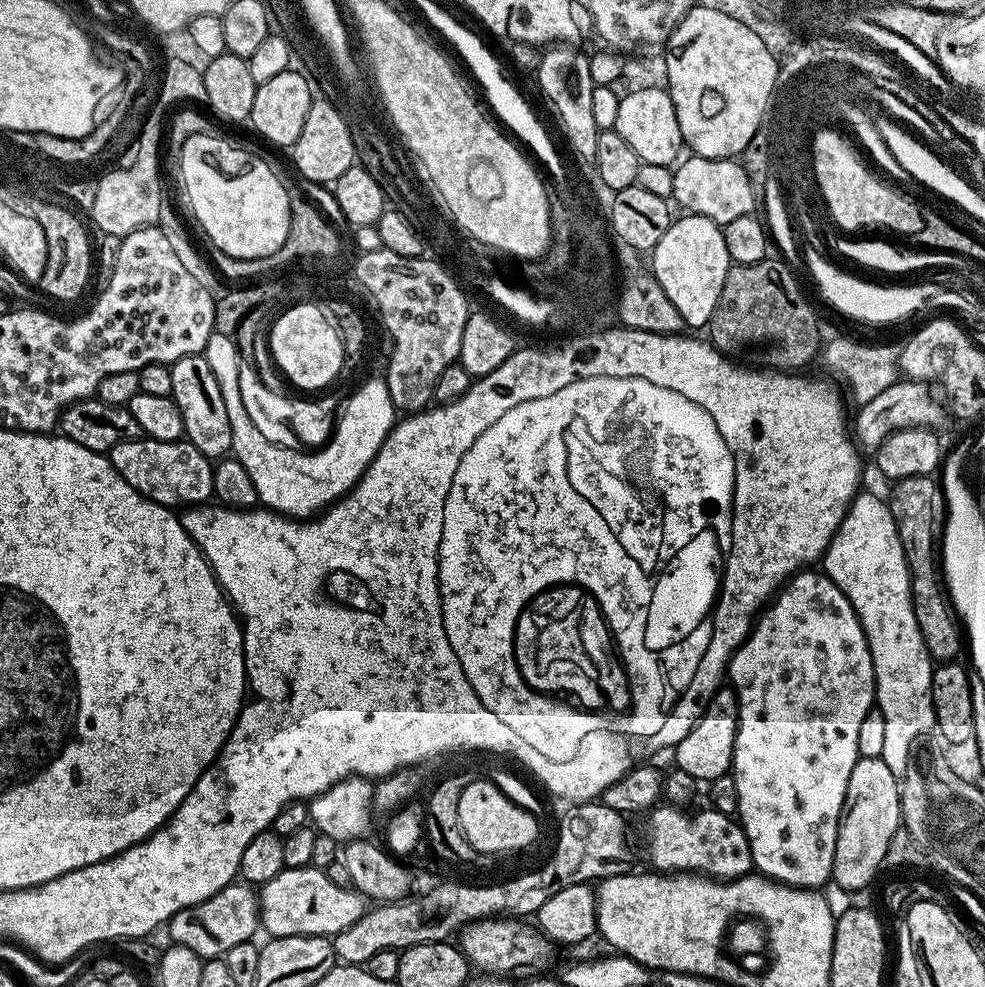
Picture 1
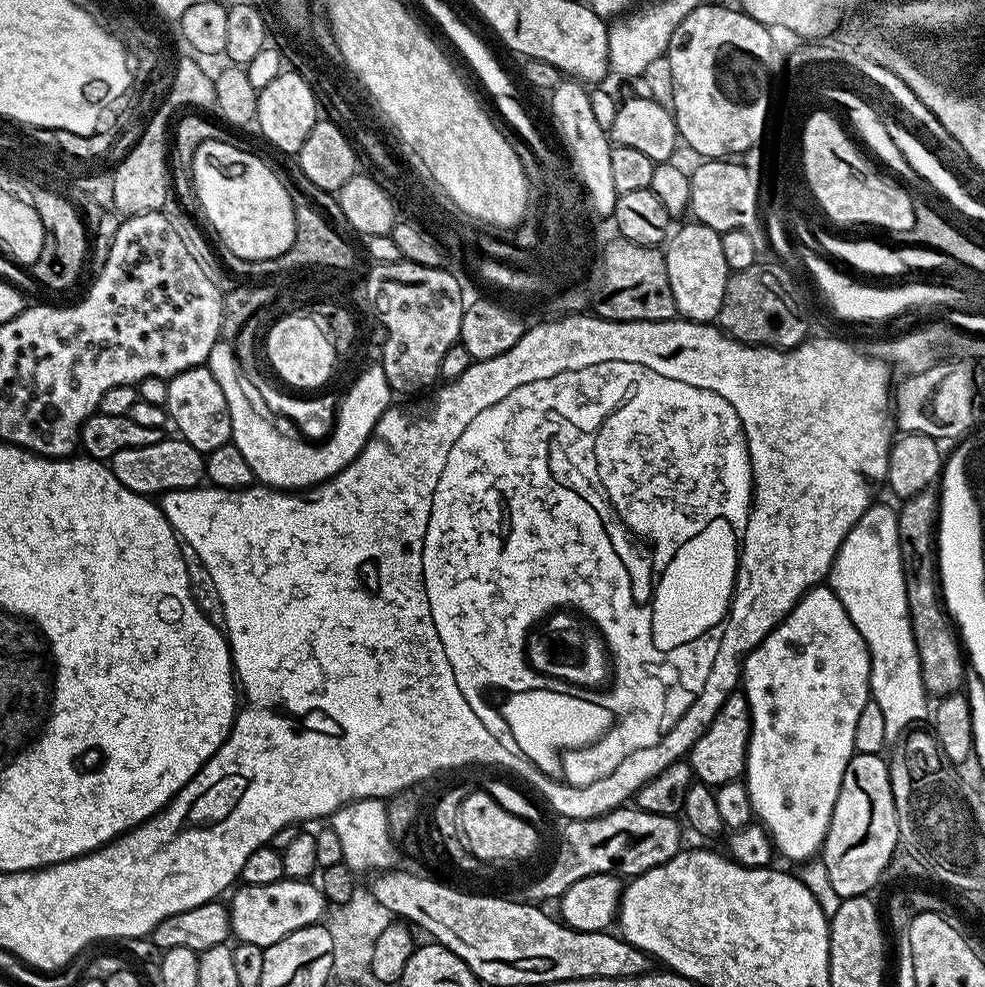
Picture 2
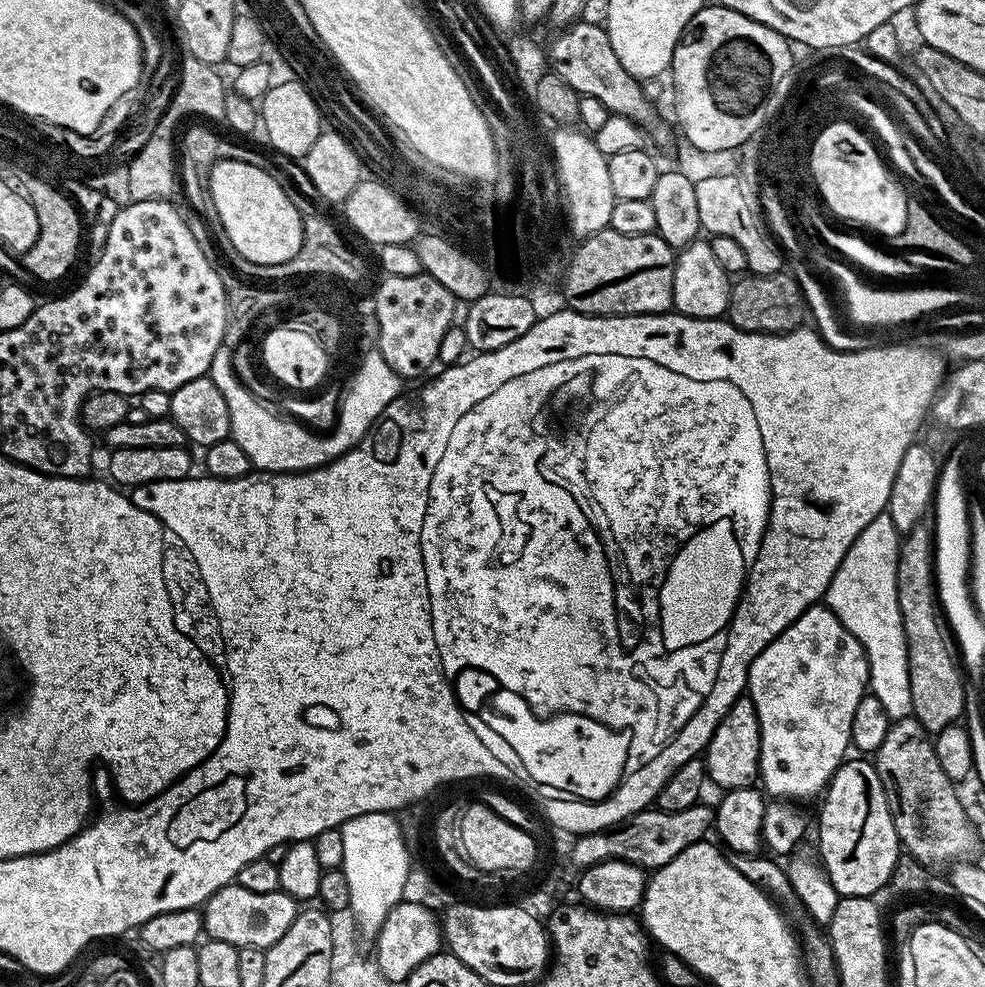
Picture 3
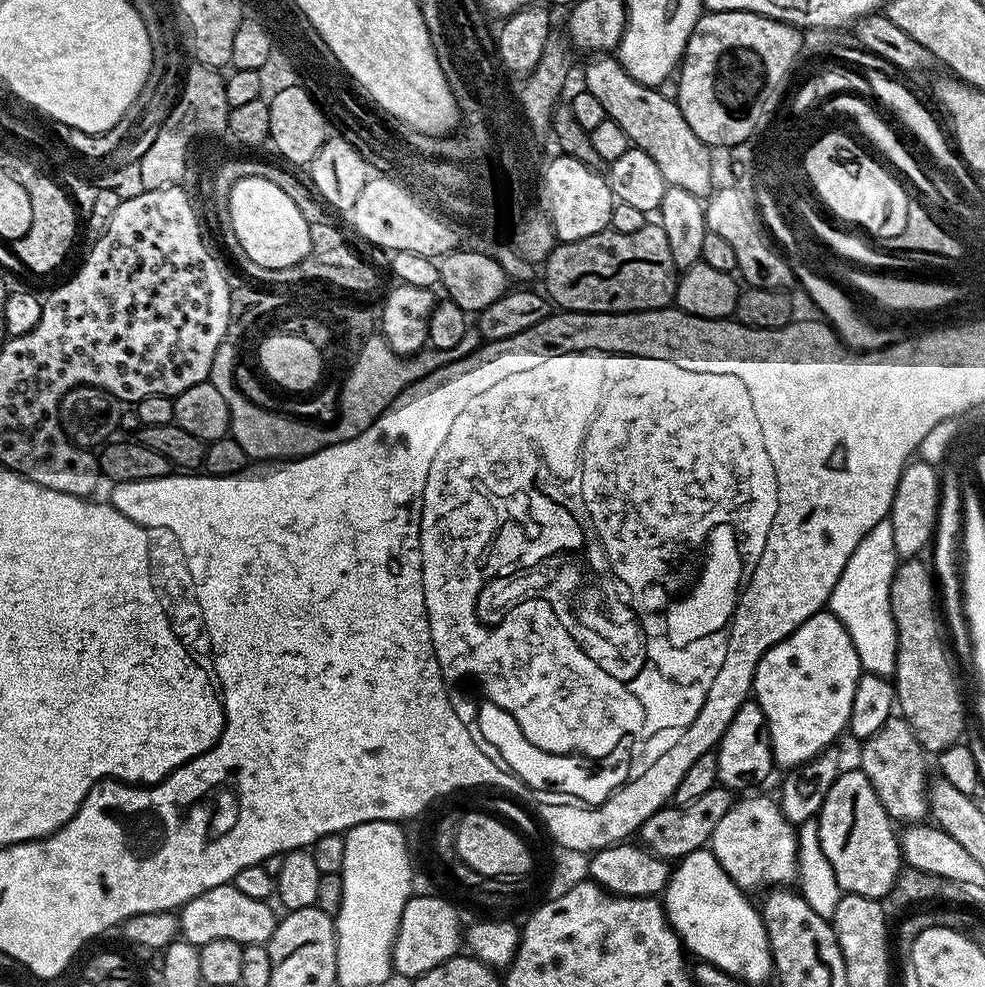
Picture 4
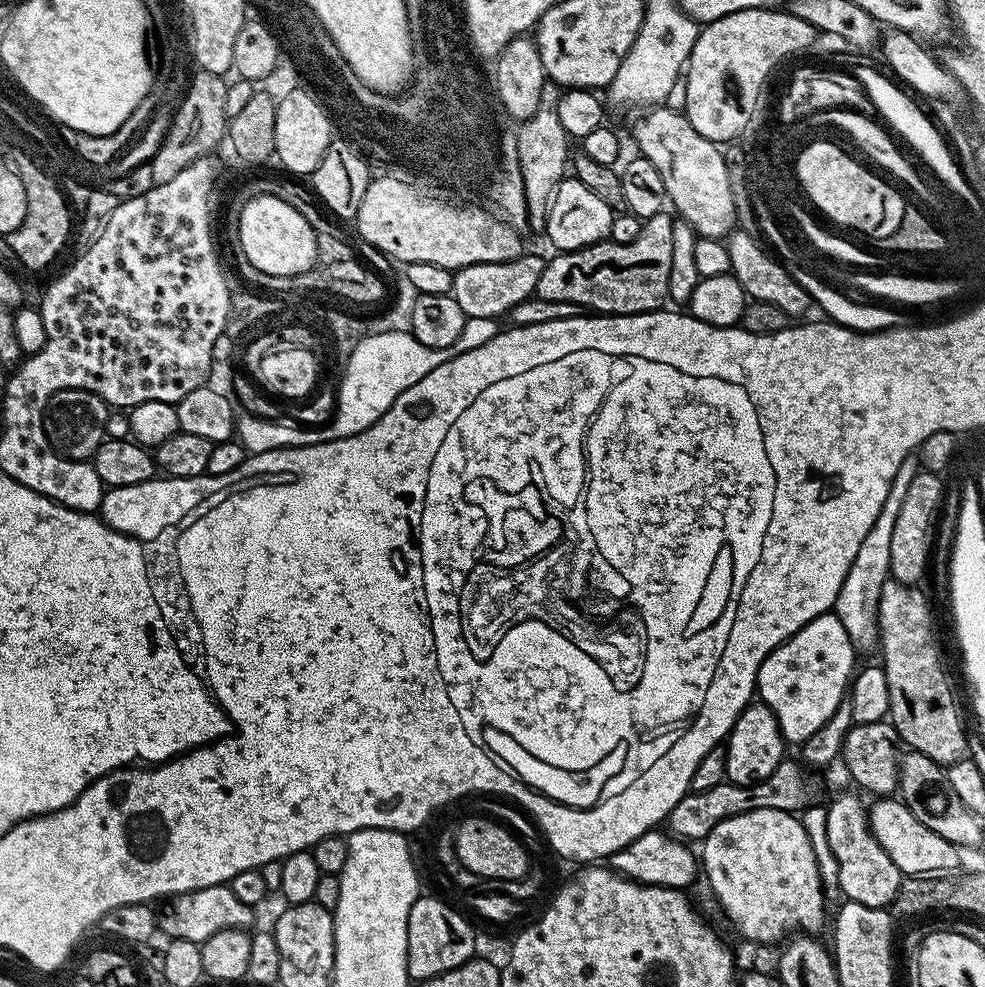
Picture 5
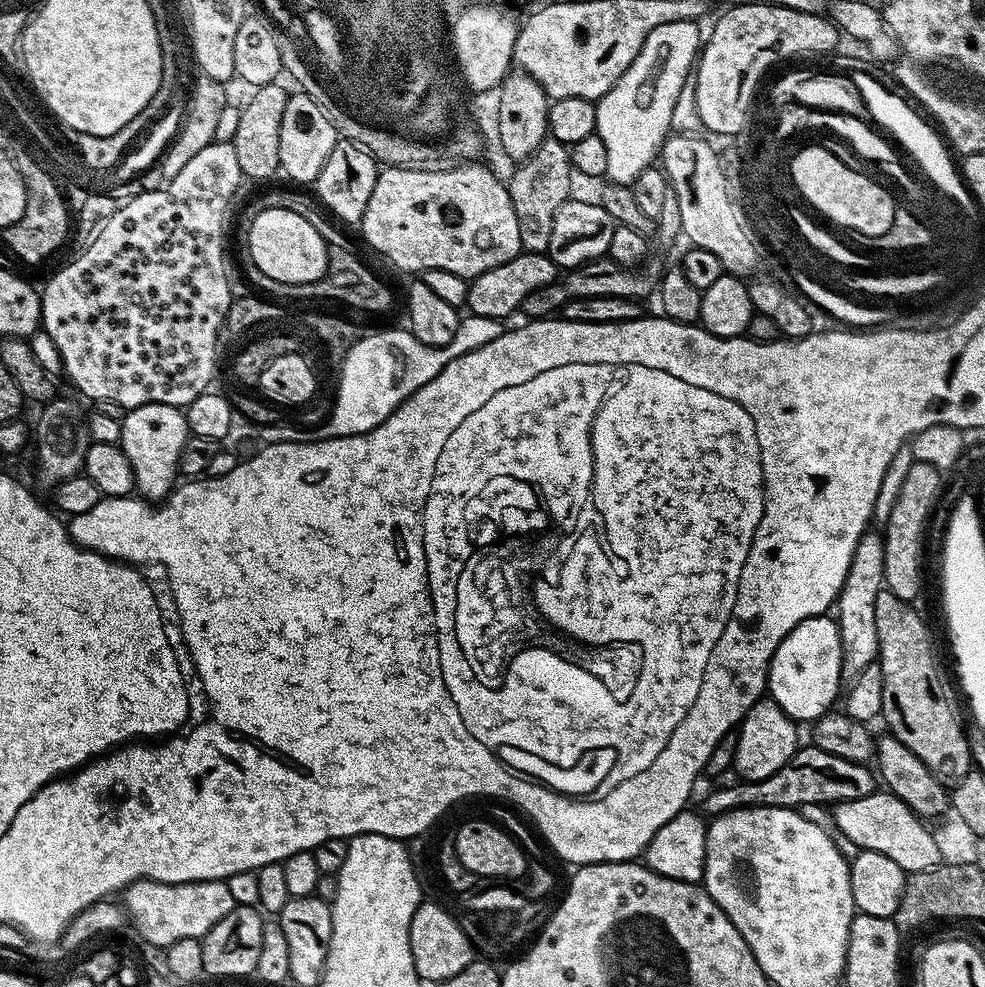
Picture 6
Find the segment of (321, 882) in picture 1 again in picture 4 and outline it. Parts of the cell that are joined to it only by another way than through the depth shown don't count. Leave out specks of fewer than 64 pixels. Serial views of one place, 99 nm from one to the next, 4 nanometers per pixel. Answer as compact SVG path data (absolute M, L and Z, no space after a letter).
M229 882L206 890L193 900L187 900L178 912L180 930L183 939L197 946L214 942L218 938L233 940L241 946L267 944L278 923L277 913L272 913L272 906L267 900L250 898L247 894L242 894L242 890L238 890L235 883Z

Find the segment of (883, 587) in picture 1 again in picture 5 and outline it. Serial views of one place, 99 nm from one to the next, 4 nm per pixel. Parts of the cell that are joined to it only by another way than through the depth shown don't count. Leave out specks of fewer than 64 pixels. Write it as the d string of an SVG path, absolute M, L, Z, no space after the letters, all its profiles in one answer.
M909 458L898 466L898 474L892 483L892 496L884 505L882 514L870 526L870 534L862 538L862 546L858 546L858 558L850 566L846 574L846 582L842 582L842 590L838 594L834 605L834 615L846 626L846 634L852 640L853 648L863 650L863 648L875 649L878 644L878 625L876 615L878 614L878 602L882 594L882 586L890 579L888 567L890 566L890 537L894 535L894 521L898 519L898 510L902 507L899 497L906 494L906 486L914 482L918 464L915 459Z

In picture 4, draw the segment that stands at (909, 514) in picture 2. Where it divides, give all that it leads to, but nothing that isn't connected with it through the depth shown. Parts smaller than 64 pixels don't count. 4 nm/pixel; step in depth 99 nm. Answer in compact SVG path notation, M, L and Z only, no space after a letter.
M920 558L905 559L897 567L890 586L890 606L896 623L894 687L899 715L903 716L910 730L914 730L914 738L918 738L925 753L939 754L963 737L960 735L964 732L964 704L956 689L952 664L944 653L934 572L922 561Z

